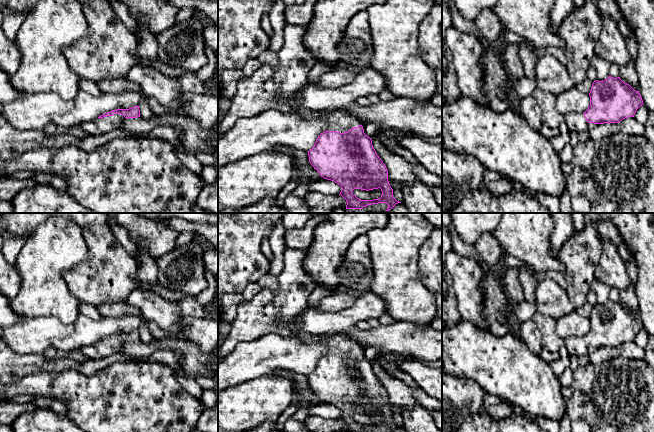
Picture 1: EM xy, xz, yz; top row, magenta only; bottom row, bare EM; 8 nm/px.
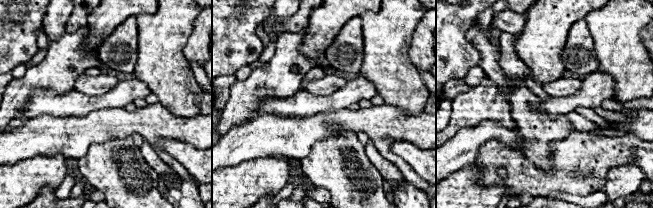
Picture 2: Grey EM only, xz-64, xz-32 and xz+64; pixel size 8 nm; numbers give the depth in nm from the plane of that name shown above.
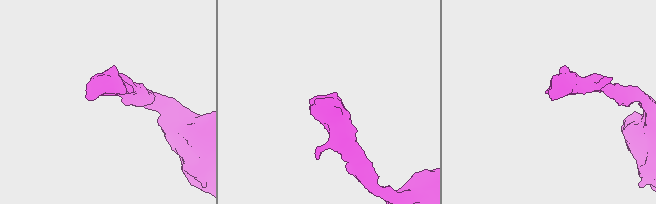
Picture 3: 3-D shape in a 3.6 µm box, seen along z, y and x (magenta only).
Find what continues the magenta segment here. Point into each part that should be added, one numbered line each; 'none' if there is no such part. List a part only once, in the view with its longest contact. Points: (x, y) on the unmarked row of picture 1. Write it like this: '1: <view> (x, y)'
1: xz (340, 345)

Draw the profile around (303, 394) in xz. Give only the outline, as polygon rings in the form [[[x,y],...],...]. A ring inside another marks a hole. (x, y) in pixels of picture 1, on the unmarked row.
[[[278,370],[271,375],[289,379],[293,383],[294,402],[298,402],[300,405],[307,406],[327,404],[321,401],[318,395],[310,388],[307,375],[293,373],[287,370]]]

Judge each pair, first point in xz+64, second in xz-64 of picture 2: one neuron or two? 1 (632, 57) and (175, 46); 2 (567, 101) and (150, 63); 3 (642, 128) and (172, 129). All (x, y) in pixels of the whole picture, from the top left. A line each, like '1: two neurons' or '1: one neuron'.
1: one neuron
2: two neurons
3: one neuron

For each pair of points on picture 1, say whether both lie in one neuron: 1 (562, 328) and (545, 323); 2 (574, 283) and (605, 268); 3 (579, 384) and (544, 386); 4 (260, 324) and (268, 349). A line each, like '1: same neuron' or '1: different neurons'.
1: different neurons
2: different neurons
3: different neurons
4: different neurons

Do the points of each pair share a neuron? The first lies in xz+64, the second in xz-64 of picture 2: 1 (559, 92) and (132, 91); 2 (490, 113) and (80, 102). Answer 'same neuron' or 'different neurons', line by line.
1: different neurons
2: different neurons

